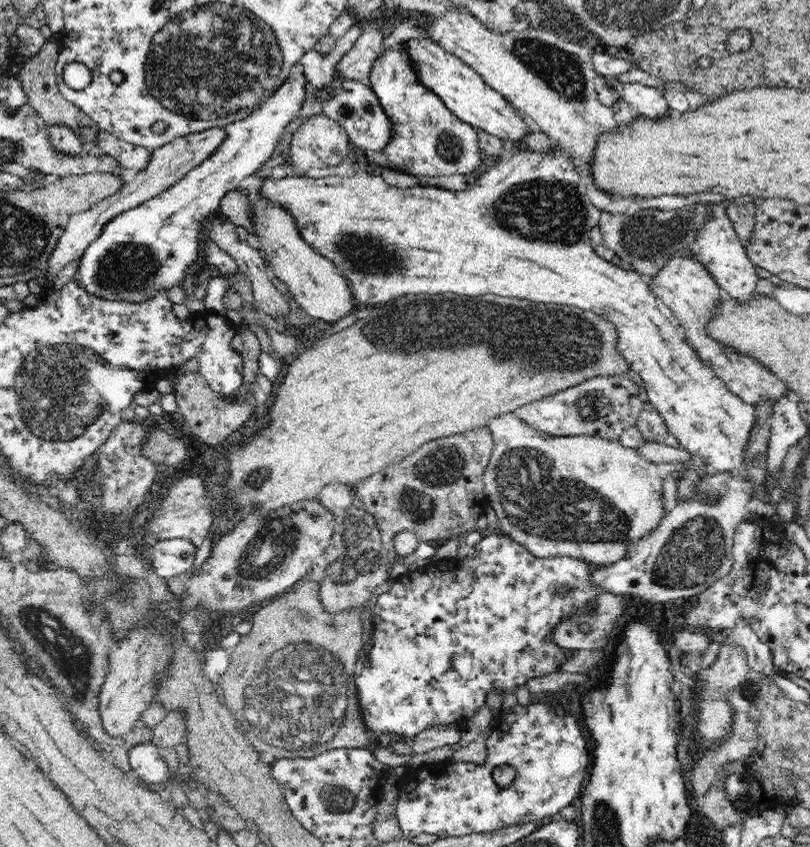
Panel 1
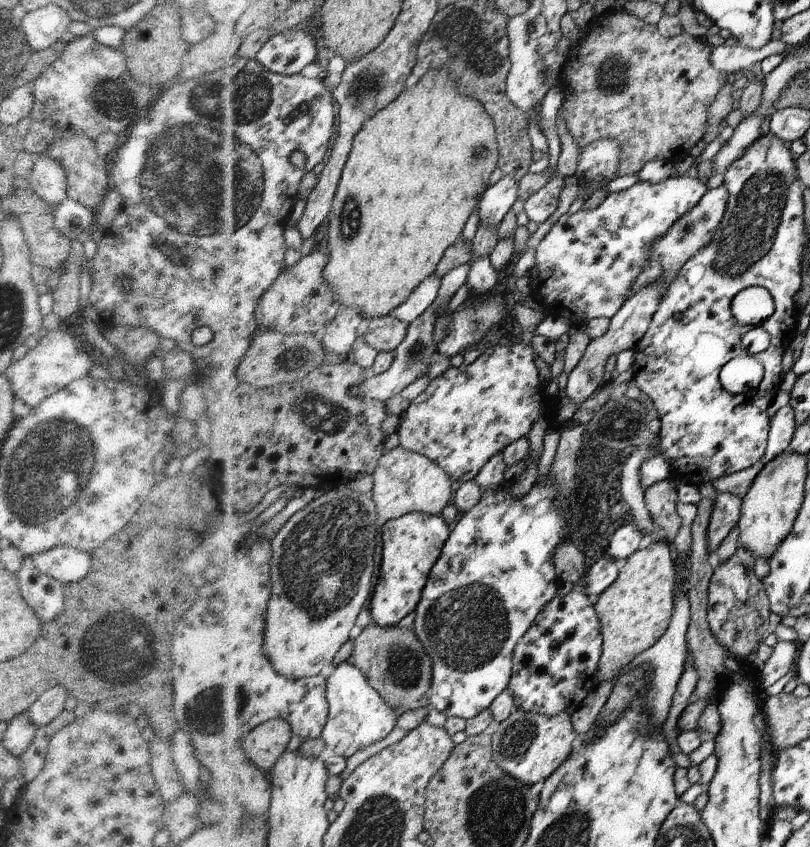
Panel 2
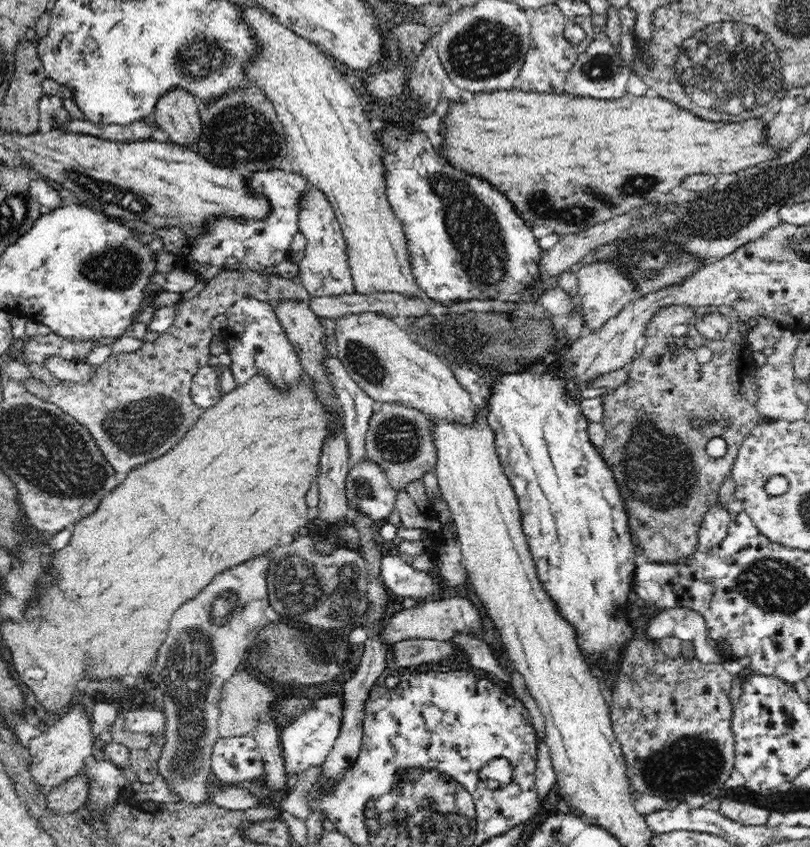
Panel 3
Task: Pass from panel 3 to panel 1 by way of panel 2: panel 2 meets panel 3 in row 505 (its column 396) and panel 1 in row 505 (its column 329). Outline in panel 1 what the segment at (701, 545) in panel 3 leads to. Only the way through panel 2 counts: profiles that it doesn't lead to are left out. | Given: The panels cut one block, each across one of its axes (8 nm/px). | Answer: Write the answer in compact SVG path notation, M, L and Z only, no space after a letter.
M720 473L702 480L703 488L720 495L723 504L704 507L694 500L692 503L671 505L660 528L643 543L636 544L633 558L597 570L595 579L607 592L636 595L651 603L695 600L716 580L732 573L735 566L734 532L753 504L749 484Z

